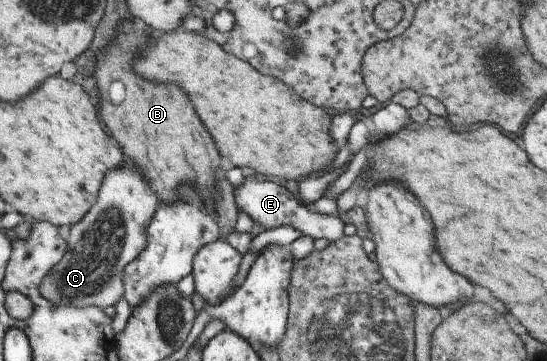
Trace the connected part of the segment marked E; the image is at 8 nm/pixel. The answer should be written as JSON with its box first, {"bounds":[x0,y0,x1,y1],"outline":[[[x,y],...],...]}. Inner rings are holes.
{"bounds":[235,171,346,243],"outline":[[[254,171],[246,172],[243,184],[235,190],[235,197],[239,209],[249,213],[255,222],[264,227],[264,229],[276,229],[282,225],[292,225],[300,230],[304,236],[312,236],[320,239],[324,237],[334,243],[342,239],[344,229],[346,229],[346,221],[339,216],[339,213],[331,212],[328,214],[314,211],[310,204],[303,200],[300,201],[286,185],[276,183],[269,179],[256,179]]]}

